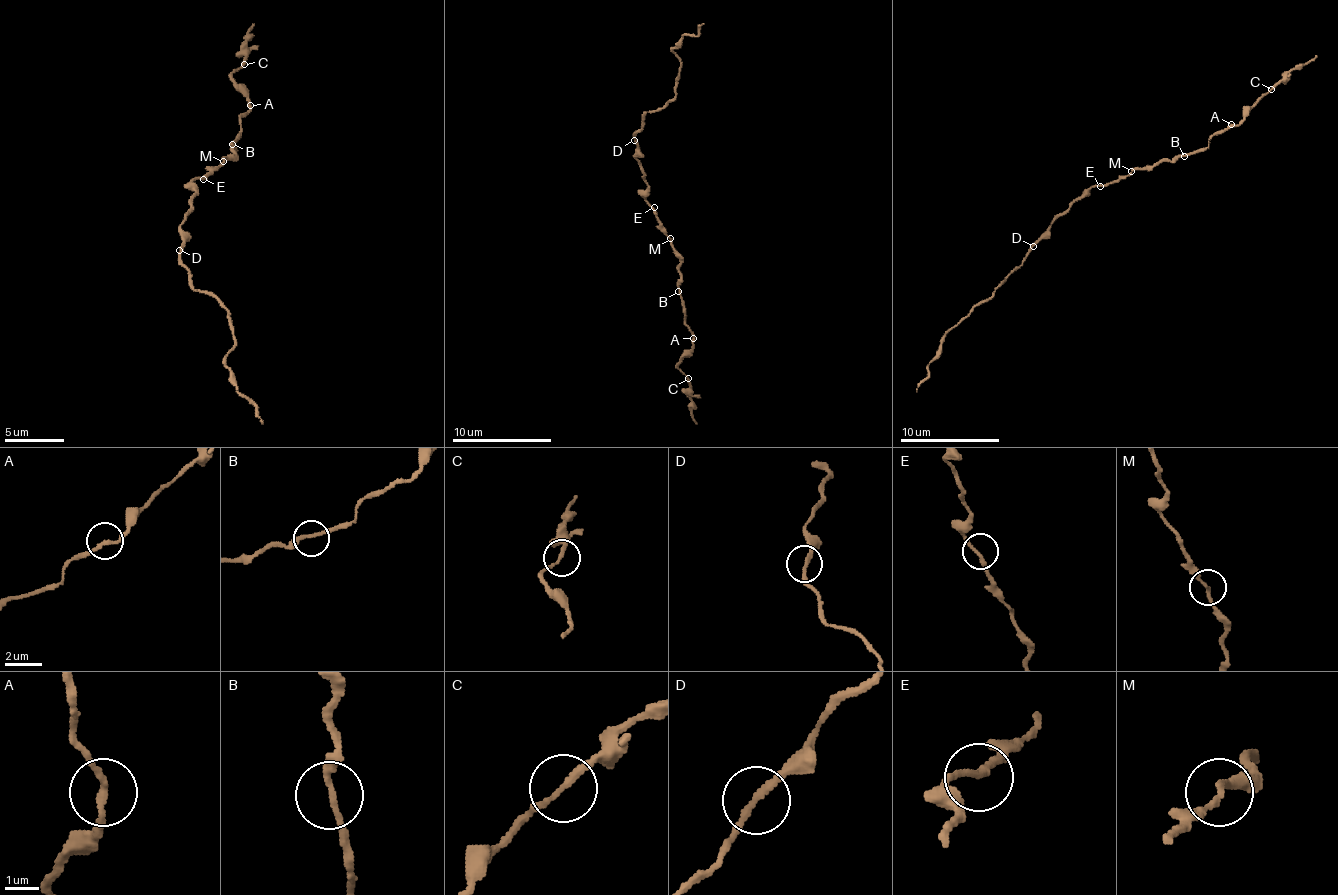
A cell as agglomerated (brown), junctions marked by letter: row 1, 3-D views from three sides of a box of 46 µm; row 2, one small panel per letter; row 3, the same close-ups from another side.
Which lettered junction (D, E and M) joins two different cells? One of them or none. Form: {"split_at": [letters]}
{"split_at": []}

